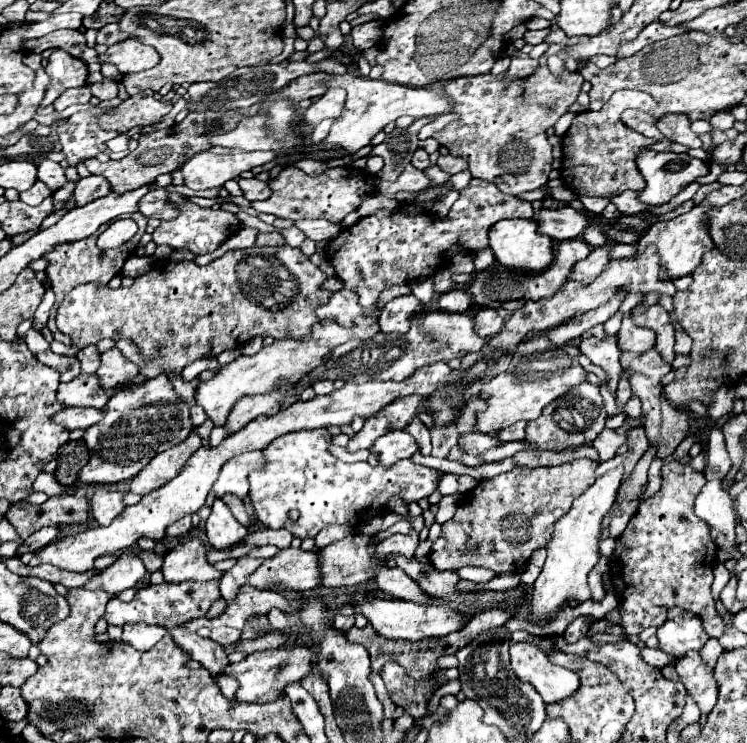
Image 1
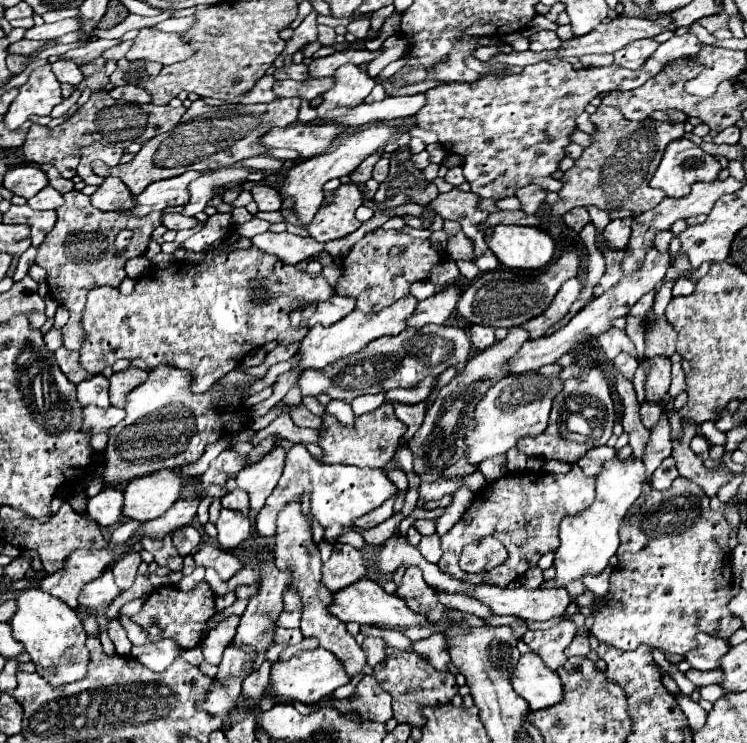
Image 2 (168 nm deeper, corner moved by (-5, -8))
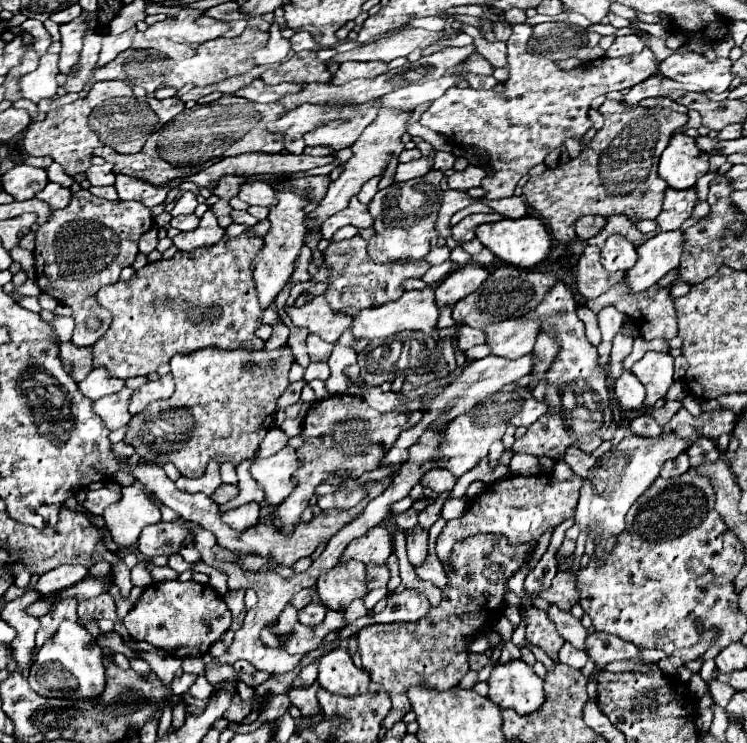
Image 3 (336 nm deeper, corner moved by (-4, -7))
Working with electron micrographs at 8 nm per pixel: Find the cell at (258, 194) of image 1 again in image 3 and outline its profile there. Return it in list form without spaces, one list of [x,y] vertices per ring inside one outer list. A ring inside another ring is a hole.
[[[253,181],[243,183],[237,195],[247,205],[261,205],[261,207],[273,207],[275,205],[275,191],[271,191],[271,185],[265,181]]]

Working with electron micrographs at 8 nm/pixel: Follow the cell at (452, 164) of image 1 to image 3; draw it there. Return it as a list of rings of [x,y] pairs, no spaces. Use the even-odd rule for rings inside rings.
[[[469,165],[465,171],[459,171],[459,173],[453,173],[449,177],[449,189],[455,189],[455,191],[467,191],[471,187],[479,187],[481,181],[485,179],[485,171],[481,167],[475,167],[475,165]]]

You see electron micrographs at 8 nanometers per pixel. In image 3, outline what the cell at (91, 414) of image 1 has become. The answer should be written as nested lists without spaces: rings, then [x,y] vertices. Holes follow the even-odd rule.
[[[123,387],[119,393],[101,397],[93,403],[93,411],[103,419],[109,431],[115,431],[119,427],[125,427],[131,419],[129,415],[129,399],[133,395],[133,389]]]

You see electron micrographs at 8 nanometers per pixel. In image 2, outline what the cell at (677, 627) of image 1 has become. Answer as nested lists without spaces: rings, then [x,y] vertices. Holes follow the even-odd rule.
[[[696,634],[696,648],[684,654],[684,660],[696,670],[718,670],[720,658],[728,652],[726,640],[716,640],[708,634]]]

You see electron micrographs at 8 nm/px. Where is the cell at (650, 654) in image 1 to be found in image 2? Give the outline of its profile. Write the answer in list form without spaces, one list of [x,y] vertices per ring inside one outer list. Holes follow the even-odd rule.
[[[688,670],[686,678],[694,684],[694,686],[708,686],[708,684],[716,684],[720,682],[722,674],[720,670],[712,670],[712,672],[700,672],[700,670]]]

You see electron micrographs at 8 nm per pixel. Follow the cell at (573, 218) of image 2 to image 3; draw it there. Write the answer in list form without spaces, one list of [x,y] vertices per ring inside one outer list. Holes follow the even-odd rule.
[[[587,215],[587,217],[581,217],[581,219],[577,221],[575,231],[577,231],[577,237],[579,237],[579,239],[587,241],[587,239],[595,237],[605,225],[607,225],[607,219],[603,219],[603,217],[589,217],[589,215]]]

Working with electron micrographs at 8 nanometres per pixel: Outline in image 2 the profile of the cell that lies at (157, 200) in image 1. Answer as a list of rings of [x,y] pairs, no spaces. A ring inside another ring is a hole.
[[[164,212],[162,214],[162,224],[168,230],[186,230],[186,228],[194,228],[196,226],[196,218],[184,216],[184,214],[176,214],[176,212]]]

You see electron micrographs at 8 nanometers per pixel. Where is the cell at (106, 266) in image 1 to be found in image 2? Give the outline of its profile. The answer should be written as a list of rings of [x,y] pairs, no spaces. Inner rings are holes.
[[[78,190],[64,194],[64,204],[56,212],[58,212],[56,226],[38,246],[36,264],[48,272],[48,288],[50,288],[52,298],[58,304],[66,306],[70,312],[70,320],[66,322],[66,326],[62,326],[64,348],[78,351],[84,340],[80,318],[82,318],[82,308],[86,304],[86,294],[96,286],[118,286],[126,278],[124,262],[128,258],[142,256],[146,252],[154,228],[160,226],[162,214],[152,212],[144,218],[130,218],[130,216],[120,216],[118,212],[100,212],[98,208],[90,204],[90,196],[84,196]],[[122,228],[130,228],[134,236],[128,244],[128,250],[116,258],[114,236]]]

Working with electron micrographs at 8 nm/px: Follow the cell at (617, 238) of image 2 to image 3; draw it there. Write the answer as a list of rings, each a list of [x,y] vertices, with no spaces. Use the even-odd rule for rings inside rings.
[[[611,235],[601,249],[601,263],[607,271],[629,271],[635,265],[637,249],[623,235]]]

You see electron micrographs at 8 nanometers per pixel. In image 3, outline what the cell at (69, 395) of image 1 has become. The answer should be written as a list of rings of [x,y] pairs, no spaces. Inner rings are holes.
[[[95,367],[81,383],[79,389],[83,391],[85,397],[89,399],[101,399],[105,395],[113,395],[117,393],[121,387],[125,385],[123,379],[115,379],[113,375],[107,375],[107,371],[103,371],[101,367]]]

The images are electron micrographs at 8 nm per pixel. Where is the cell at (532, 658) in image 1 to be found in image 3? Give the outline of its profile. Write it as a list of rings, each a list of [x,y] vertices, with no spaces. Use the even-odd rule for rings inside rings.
[[[509,661],[495,665],[487,679],[487,697],[501,709],[515,709],[519,715],[533,713],[543,701],[543,679],[525,661]]]

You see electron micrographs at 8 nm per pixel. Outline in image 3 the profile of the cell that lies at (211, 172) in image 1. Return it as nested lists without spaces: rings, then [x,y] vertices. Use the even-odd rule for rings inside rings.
[[[187,191],[180,199],[175,203],[175,207],[171,209],[171,215],[177,217],[177,215],[189,215],[193,213],[197,207],[197,198],[194,193]]]

